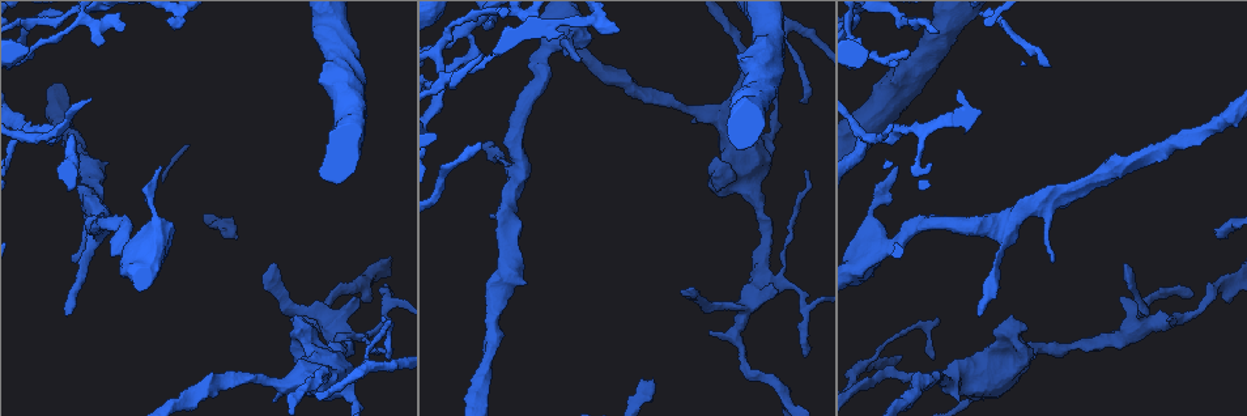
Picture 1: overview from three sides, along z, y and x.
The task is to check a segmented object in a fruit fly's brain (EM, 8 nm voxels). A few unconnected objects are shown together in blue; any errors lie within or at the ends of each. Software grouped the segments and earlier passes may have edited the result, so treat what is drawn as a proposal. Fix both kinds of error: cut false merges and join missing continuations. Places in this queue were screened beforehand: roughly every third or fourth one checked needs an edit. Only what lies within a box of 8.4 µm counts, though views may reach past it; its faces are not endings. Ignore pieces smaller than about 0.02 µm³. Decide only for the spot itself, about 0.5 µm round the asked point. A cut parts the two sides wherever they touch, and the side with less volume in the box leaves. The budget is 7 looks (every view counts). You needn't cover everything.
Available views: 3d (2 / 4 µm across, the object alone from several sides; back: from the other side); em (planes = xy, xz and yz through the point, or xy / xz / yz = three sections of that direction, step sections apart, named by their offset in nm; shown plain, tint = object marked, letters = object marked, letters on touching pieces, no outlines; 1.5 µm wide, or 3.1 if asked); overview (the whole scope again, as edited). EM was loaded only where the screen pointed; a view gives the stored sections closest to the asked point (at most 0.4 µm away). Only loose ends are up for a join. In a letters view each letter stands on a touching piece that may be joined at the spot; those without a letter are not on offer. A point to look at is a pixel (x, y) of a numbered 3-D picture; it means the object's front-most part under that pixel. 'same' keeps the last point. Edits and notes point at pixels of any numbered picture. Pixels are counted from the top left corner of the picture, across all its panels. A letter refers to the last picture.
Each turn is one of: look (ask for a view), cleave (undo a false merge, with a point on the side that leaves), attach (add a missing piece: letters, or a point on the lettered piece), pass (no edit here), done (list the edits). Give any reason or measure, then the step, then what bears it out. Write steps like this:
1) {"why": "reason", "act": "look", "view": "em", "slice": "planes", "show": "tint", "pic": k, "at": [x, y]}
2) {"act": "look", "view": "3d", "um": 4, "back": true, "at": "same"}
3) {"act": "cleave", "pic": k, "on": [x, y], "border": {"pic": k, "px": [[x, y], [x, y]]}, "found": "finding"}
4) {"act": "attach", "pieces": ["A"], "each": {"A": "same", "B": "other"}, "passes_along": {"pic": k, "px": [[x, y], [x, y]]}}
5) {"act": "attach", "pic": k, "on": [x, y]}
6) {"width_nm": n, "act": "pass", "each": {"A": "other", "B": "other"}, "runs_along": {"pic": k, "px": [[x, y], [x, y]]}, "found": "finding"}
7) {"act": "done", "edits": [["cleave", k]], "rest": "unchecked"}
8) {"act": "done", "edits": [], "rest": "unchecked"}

{"act": "look", "view": "em", "slice": "planes", "show": "letters", "pic": 1, "at": [297, 315]}

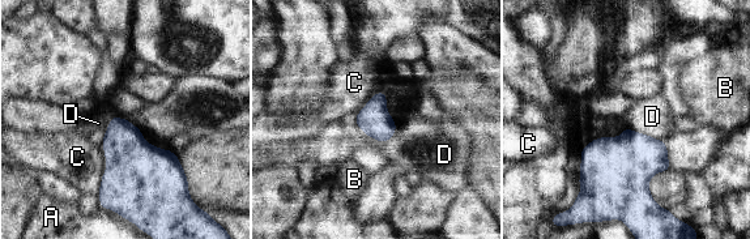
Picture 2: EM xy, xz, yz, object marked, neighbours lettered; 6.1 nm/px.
{"act": "pass", "each": {"A": "other", "B": "other", "C": "other", "D": "other"}, "border": {"pic": 2, "px": [[357, 124], [380, 141], [396, 131]]}, "found": "no lettered piece goes on from it"}

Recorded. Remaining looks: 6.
{"why": "branch stops here", "act": "look", "view": "3d", "um": 4, "pic": 1, "at": [1193, 296]}

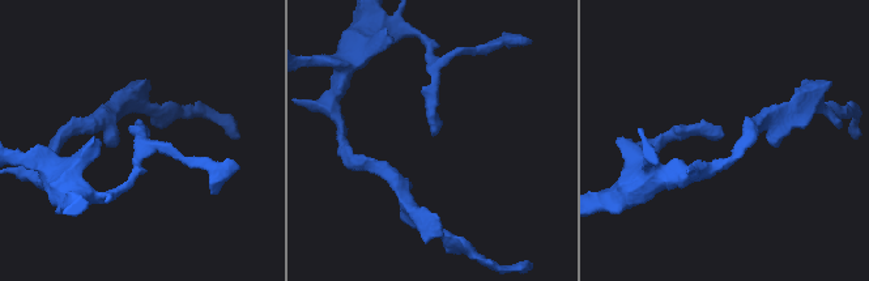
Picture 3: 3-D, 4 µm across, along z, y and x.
{"why": "shape alone is not enough", "act": "look", "view": "em", "slice": "xz", "step": 8, "show": "tint", "pic": 3, "at": [722, 137]}

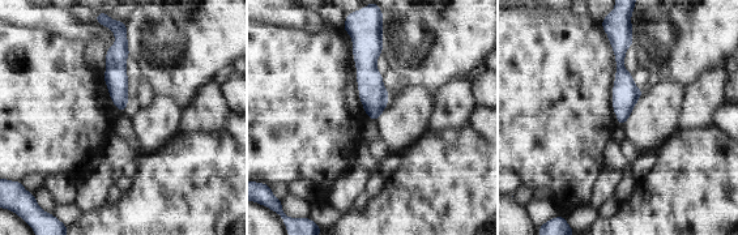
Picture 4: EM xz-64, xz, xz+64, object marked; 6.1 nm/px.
{"act": "look", "view": "em", "slice": "planes", "show": "letters", "at": "same"}

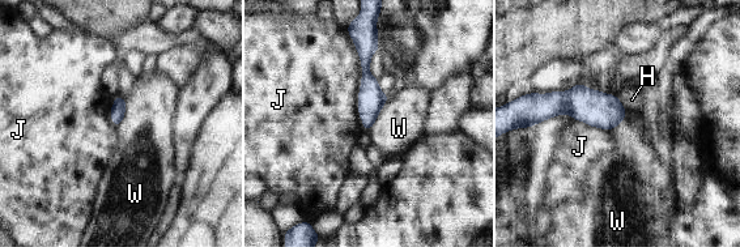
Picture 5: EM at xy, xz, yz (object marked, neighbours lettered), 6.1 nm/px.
{"act": "pass", "each": {"H": "other", "J": "other", "W": "other"}, "border": {"pic": 5, "px": [[390, 96], [374, 124], [368, 131]]}, "found": "no lettered piece goes on from it"}

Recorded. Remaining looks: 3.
{"why": "side arm on a straight run", "act": "look", "view": "3d", "um": 2, "back": true, "pic": 1, "at": [862, 364]}

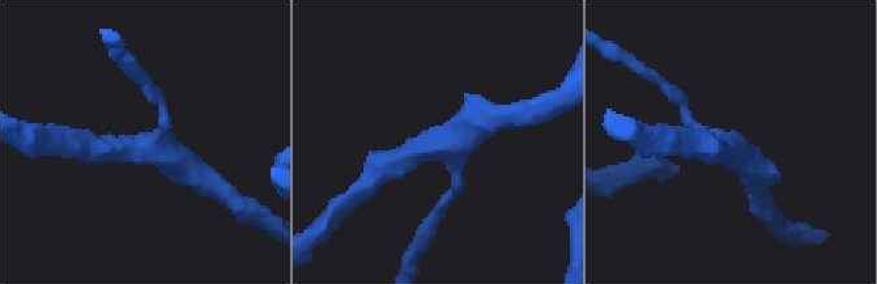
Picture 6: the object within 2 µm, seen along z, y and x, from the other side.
{"why": "need the tissue", "act": "look", "view": "em", "slice": "xz", "step": 8, "show": "tint", "pic": 6, "at": [455, 143]}

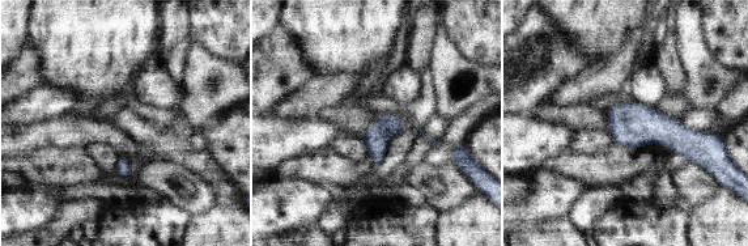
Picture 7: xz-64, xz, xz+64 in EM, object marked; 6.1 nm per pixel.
{"act": "look", "view": "em", "slice": "planes", "show": "letters", "at": "same"}

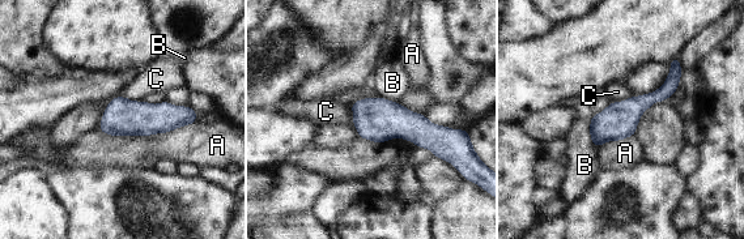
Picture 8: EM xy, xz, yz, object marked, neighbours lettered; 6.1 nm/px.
{"width_nm": 240, "longest_contact_nm": ["A", 600], "act": "pass", "each": {"A": "other", "B": "other", "C": "other"}, "found": "all the same cell"}

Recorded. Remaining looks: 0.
{"act": "done", "edits": [], "rest": "unchecked"}

